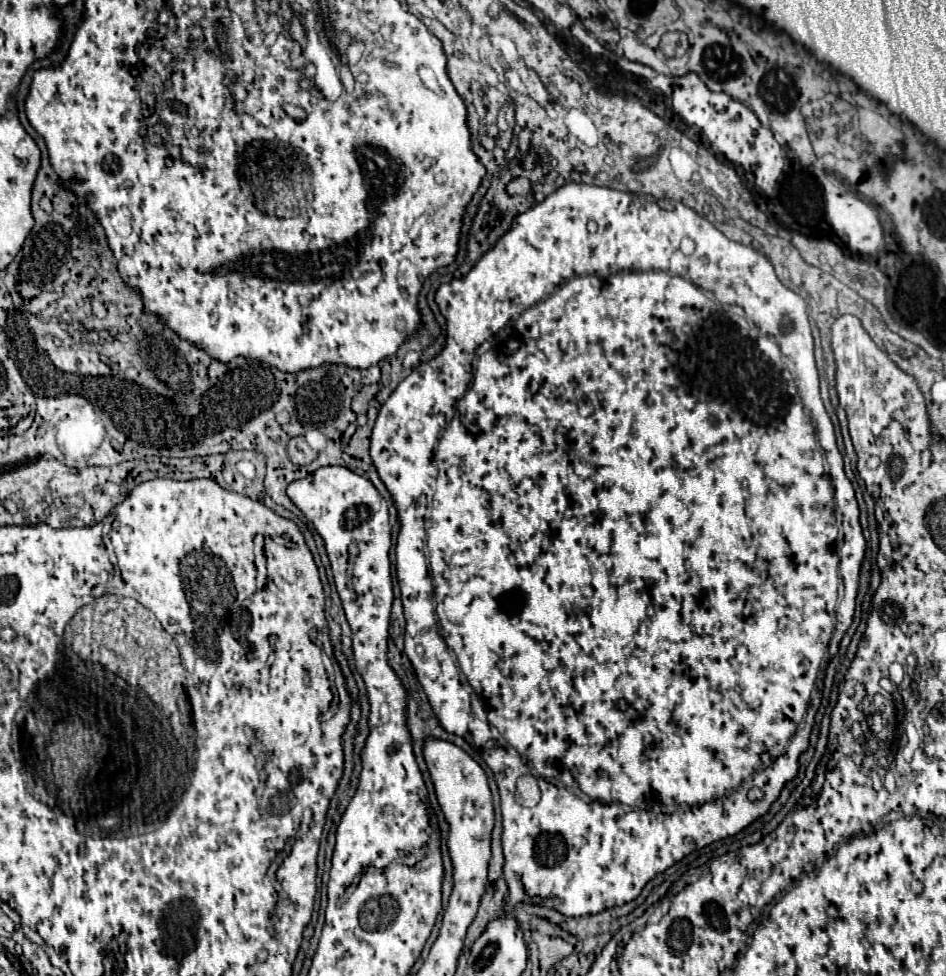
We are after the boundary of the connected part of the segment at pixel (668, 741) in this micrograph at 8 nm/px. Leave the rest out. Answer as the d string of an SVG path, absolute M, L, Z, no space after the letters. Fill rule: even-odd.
M567 183L567 185L559 187L557 191L553 191L551 195L547 195L545 201L541 201L541 203L533 205L531 209L527 209L525 213L519 213L517 217L513 217L511 229L487 253L483 253L479 257L475 267L463 279L453 279L451 283L445 283L437 289L435 303L443 303L441 313L447 321L445 347L431 361L425 361L425 363L417 365L411 371L411 375L397 385L397 389L391 393L387 403L381 407L377 423L373 427L373 437L371 437L373 465L375 465L381 481L385 483L387 491L393 497L393 503L397 507L399 525L401 525L399 539L397 539L397 579L399 579L399 587L401 587L401 601L403 601L405 621L407 621L405 653L407 653L407 657L409 657L409 661L411 661L411 665L417 673L417 679L419 679L419 683L421 683L431 707L433 707L433 713L437 715L443 729L459 737L467 737L469 735L469 723L475 719L475 713L471 709L471 695L477 695L477 699L483 701L489 723L493 727L497 727L497 731L505 737L505 741L513 749L517 749L517 755L509 753L509 749L505 749L501 745L491 745L489 751L485 751L485 763L493 769L495 781L499 785L499 795L501 795L503 855L505 855L503 877L505 877L505 883L507 883L507 899L503 903L503 911L511 913L511 911L515 911L515 907L519 903L541 901L543 907L555 909L565 917L581 917L581 915L601 913L609 907L625 905L625 903L637 899L641 889L647 885L647 881L651 881L657 873L663 873L673 863L681 861L685 855L689 855L697 849L703 849L703 847L707 847L715 841L721 841L725 837L737 835L741 829L745 829L747 825L751 825L753 821L757 821L759 817L763 817L769 811L769 807L779 797L785 783L789 783L791 779L797 777L799 757L809 747L809 738L815 722L815 715L822 701L821 694L814 691L808 709L807 703L809 703L809 695L813 691L813 685L818 678L826 653L829 649L831 658L838 653L840 642L853 623L855 599L857 599L857 581L859 581L859 571L861 571L861 563L863 563L863 557L865 557L867 543L865 543L865 537L863 537L863 529L859 525L859 515L861 515L859 505L857 505L857 499L853 495L851 481L845 475L843 455L839 453L839 449L835 445L833 423L831 423L831 419L829 419L829 415L823 407L821 395L819 395L819 373L817 373L817 365L815 365L815 357L813 357L813 337L811 337L811 327L809 327L809 317L807 317L807 303L801 295L793 293L791 289L787 289L777 279L771 261L761 251L727 239L721 231L715 229L713 223L709 223L705 217L697 215L687 205L683 205L679 201L659 201L659 199L653 199L651 195L639 195L637 197L635 193L623 193L623 191L597 187L597 185L585 185L585 183ZM685 237L689 237L695 243L695 249L693 249L691 255L681 251L681 241ZM621 269L661 269L661 271L621 271ZM697 285L701 289L713 291L717 295L717 301L711 301ZM485 341L491 343L491 347L487 351L487 353L491 353L491 357L487 357L487 353L483 353L477 359L475 369L471 369L475 353L477 353L479 345L483 345ZM829 477L831 477L833 487L835 487L835 501L837 501L839 509L833 509L835 503L833 503L833 487L831 487ZM427 509L431 509L431 517L429 517L426 527L427 533L425 533L425 513L427 513ZM835 517L837 517L837 521L841 519L837 525L840 525L840 532L843 532L843 544L839 548L837 548ZM433 585L435 585L437 613L435 613L435 605L433 605ZM523 759L527 759L533 765L533 769L541 769L541 773L537 775L537 781L539 781L539 787L541 787L541 801L533 809L521 807L515 801L515 781L517 781L519 775L527 773L527 767L525 767ZM751 787L761 787L765 791L763 801L751 803L747 799L747 791Z

